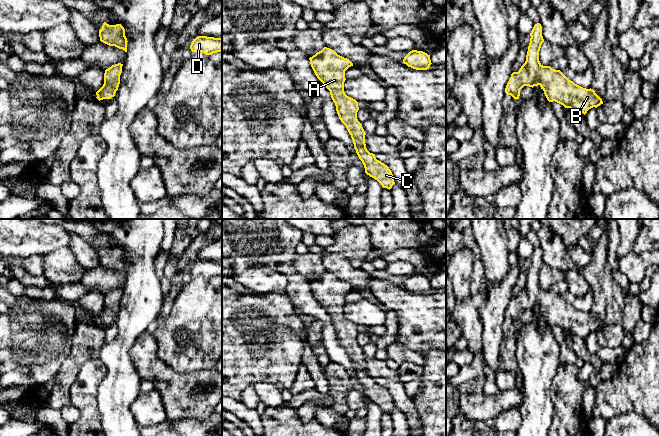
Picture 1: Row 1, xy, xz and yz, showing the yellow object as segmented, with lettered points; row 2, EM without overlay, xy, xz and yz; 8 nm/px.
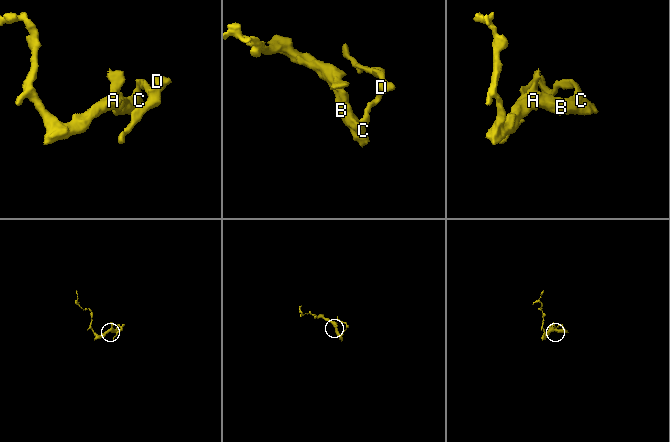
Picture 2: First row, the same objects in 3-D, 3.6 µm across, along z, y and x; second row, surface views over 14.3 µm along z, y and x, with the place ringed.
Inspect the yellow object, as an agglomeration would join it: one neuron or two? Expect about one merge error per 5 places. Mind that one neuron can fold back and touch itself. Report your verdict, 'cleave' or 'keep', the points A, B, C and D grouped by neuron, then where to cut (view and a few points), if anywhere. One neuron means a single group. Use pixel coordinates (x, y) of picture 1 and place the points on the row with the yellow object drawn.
keep; A B C D; no cut

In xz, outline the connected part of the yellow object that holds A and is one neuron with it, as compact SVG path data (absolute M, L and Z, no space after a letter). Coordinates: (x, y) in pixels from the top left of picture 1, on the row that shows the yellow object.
M327 47L310 57L309 60L317 78L330 91L339 119L351 135L356 153L364 165L365 173L377 180L383 188L390 190L395 184L393 174L387 165L377 160L375 154L367 150L366 133L357 119L358 102L344 92L345 71L353 66L353 63Z

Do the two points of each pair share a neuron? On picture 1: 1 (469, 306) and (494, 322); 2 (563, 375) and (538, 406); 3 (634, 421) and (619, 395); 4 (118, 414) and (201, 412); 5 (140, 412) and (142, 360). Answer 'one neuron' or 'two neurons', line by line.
1: two neurons
2: two neurons
3: two neurons
4: two neurons
5: two neurons

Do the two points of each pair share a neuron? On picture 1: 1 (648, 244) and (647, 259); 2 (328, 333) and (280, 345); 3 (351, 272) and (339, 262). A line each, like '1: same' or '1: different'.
1: different
2: different
3: same

